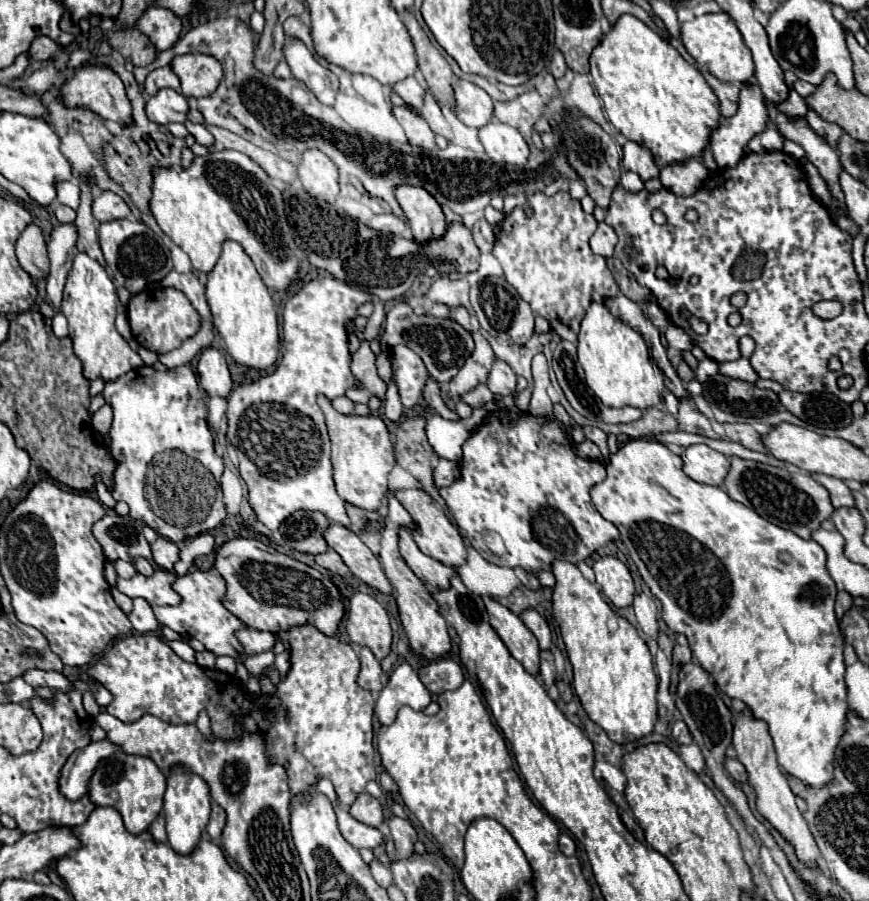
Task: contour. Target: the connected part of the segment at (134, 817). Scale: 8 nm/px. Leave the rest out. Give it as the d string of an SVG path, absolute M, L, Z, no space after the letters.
M115 753L103 759L89 781L91 801L99 807L113 807L121 813L129 833L141 833L149 829L151 821L161 813L165 793L165 775L149 757Z

